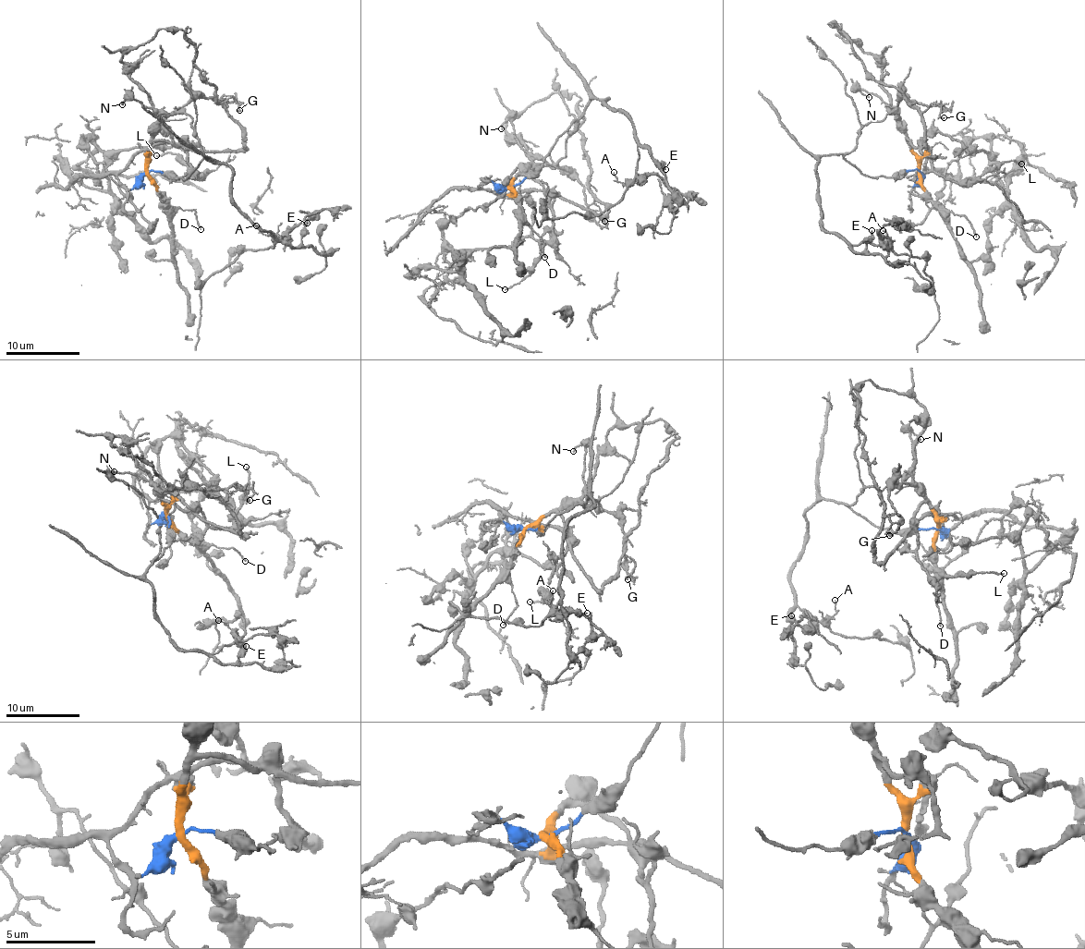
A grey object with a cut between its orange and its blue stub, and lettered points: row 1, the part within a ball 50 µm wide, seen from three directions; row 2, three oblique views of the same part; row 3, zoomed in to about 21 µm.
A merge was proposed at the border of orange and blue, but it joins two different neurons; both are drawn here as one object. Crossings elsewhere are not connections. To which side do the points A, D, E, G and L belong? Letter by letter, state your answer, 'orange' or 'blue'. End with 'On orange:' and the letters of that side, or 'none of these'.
A: blue
D: orange
E: blue
G: orange
L: orange
On orange: D, G, L

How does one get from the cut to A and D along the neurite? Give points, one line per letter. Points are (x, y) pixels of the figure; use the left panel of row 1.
A: (145, 173), (172, 173), (186, 178), (204, 157), (225, 164), (231, 170), (231, 202), (280, 240), (255, 225)
D: (147, 173), (164, 200), (174, 207), (194, 211), (200, 228)

